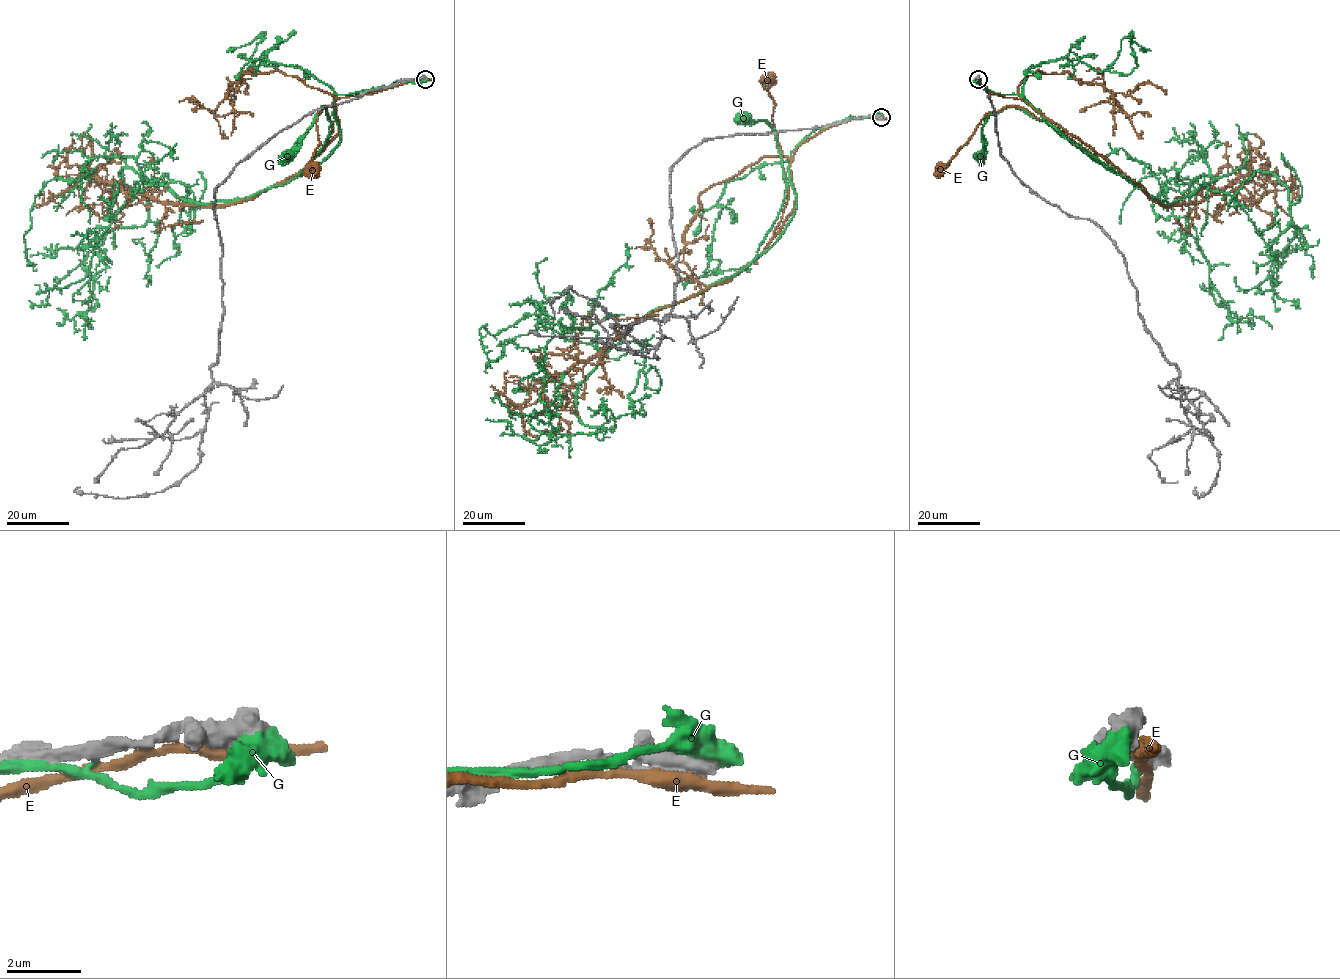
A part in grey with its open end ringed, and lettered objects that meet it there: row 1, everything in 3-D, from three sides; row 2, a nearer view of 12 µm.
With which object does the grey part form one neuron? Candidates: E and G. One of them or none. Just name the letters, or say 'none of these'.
none of these

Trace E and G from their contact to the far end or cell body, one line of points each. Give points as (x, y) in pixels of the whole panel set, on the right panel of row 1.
E: (979, 79), (987, 92), (1028, 102), (1096, 153), (1025, 109), (1008, 106), (989, 112), (941, 169)
G: (977, 78), (990, 91), (1020, 95), (1117, 173), (1012, 106), (984, 123), (980, 155)

